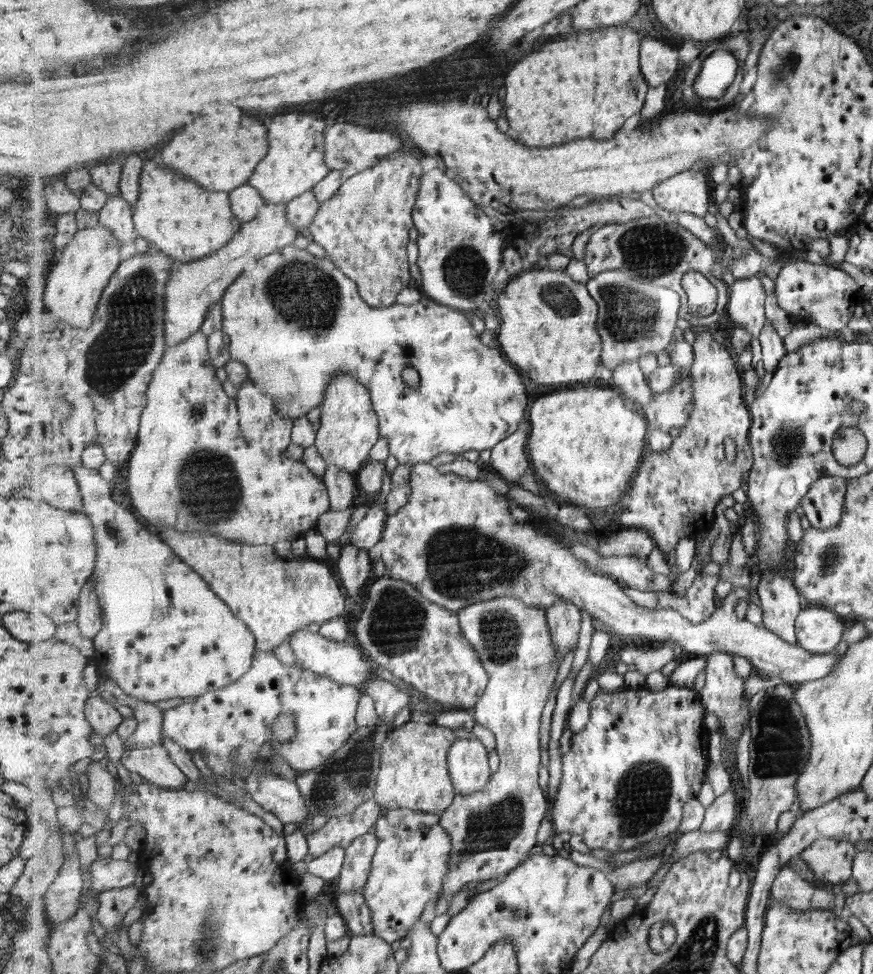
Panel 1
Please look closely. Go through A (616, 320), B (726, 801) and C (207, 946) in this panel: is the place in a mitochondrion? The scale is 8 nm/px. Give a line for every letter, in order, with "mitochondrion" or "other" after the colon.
A: mitochondrion
B: other
C: mitochondrion

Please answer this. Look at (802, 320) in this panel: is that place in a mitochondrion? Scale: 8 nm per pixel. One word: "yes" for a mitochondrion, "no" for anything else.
no

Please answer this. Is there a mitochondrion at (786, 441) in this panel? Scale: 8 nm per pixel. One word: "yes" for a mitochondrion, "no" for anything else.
yes

